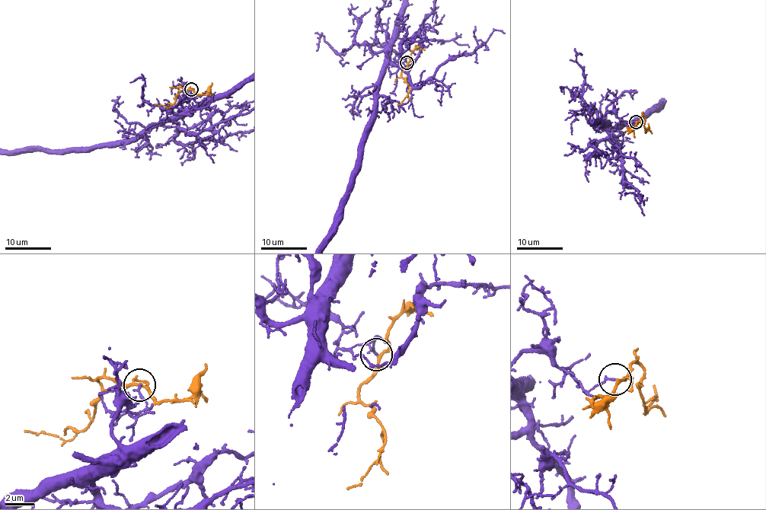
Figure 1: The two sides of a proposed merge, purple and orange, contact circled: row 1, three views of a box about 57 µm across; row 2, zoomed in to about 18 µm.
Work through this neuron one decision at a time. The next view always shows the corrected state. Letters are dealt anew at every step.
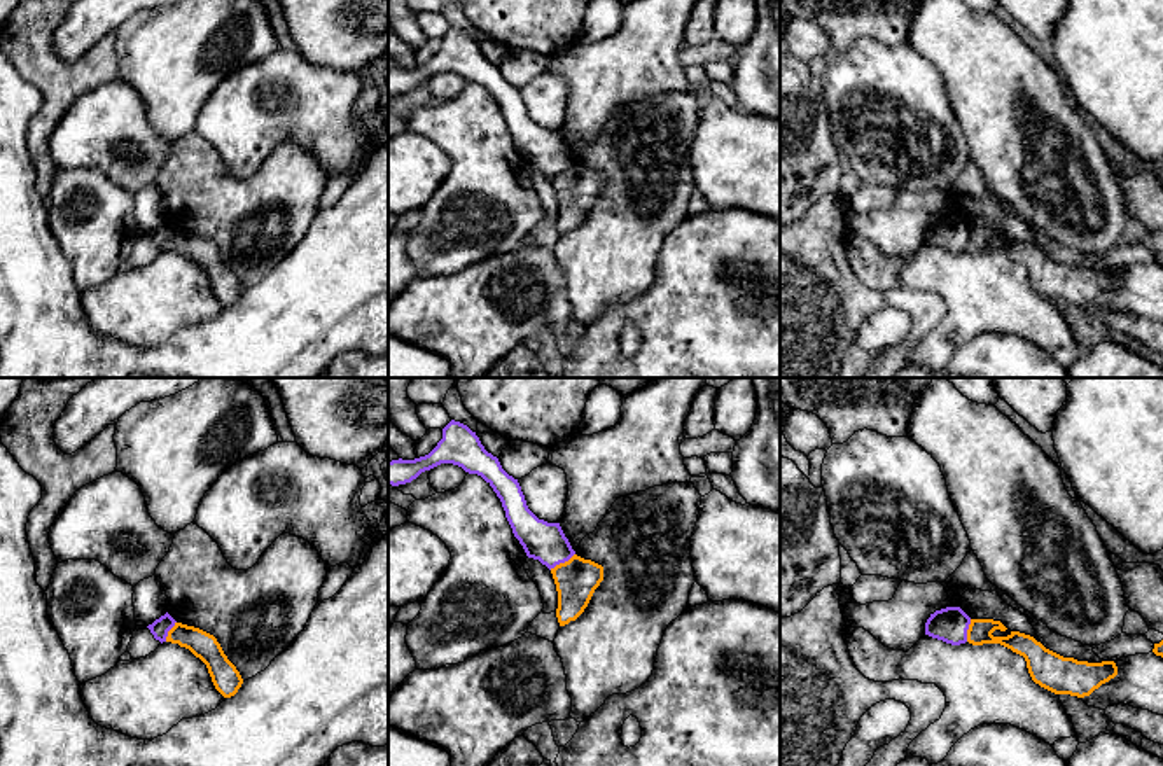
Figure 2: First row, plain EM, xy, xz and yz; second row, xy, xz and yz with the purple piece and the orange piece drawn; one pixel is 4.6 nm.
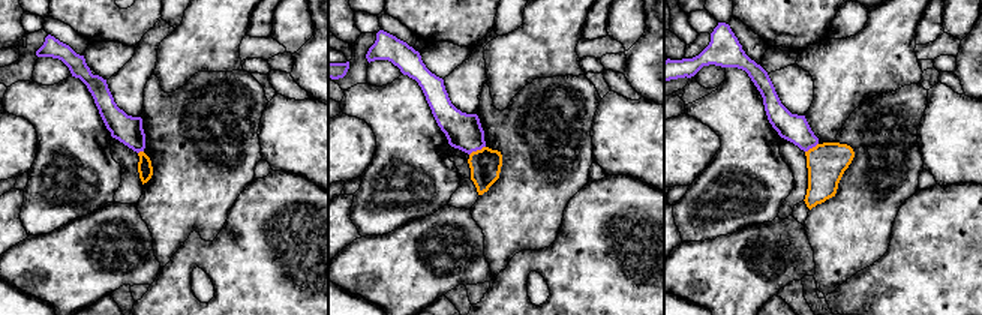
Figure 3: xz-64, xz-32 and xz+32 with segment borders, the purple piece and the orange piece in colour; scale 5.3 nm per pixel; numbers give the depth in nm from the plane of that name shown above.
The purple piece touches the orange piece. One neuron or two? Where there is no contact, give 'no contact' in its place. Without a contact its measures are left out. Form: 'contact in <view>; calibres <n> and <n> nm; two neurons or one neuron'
contact in xz; calibres 180 and 190 nm; two neurons

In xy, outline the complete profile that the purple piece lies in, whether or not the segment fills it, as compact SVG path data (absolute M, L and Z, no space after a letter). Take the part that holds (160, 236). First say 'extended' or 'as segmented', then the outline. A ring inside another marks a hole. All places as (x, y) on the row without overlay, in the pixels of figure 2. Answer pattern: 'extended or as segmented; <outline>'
as segmented; M166 220L164 224L161 224L159 227L156 227L147 236L154 243L154 247L163 252L163 250L166 250L168 240L175 234L175 231L177 229Z

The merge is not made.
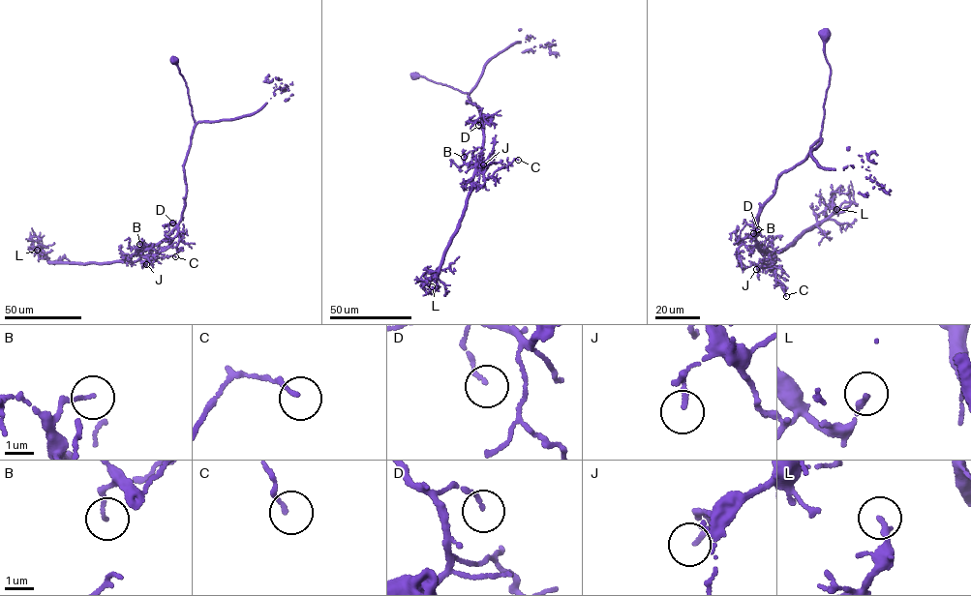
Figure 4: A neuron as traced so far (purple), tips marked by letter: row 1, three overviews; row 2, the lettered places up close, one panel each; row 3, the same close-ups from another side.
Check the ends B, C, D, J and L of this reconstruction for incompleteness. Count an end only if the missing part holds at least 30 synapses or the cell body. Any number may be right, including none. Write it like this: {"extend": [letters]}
{"extend": []}

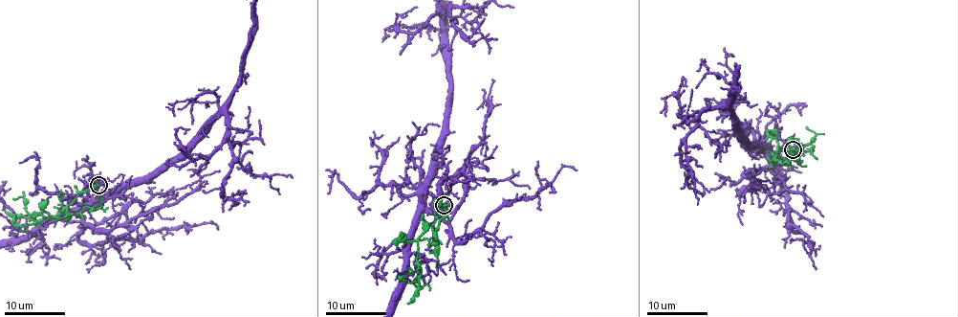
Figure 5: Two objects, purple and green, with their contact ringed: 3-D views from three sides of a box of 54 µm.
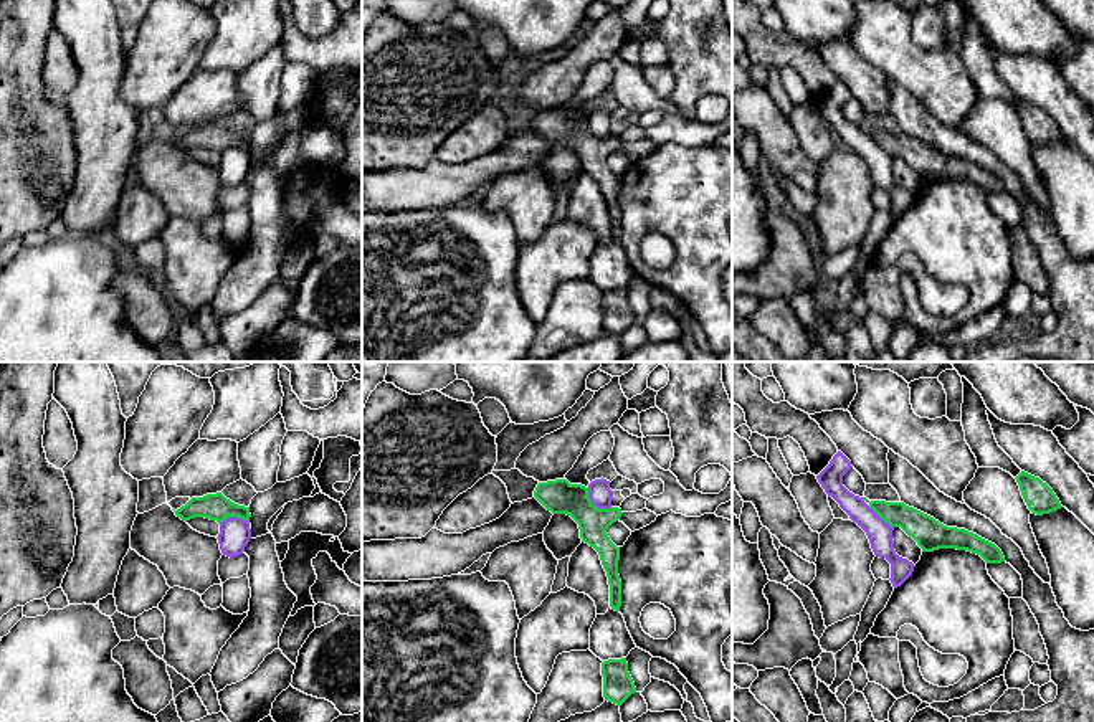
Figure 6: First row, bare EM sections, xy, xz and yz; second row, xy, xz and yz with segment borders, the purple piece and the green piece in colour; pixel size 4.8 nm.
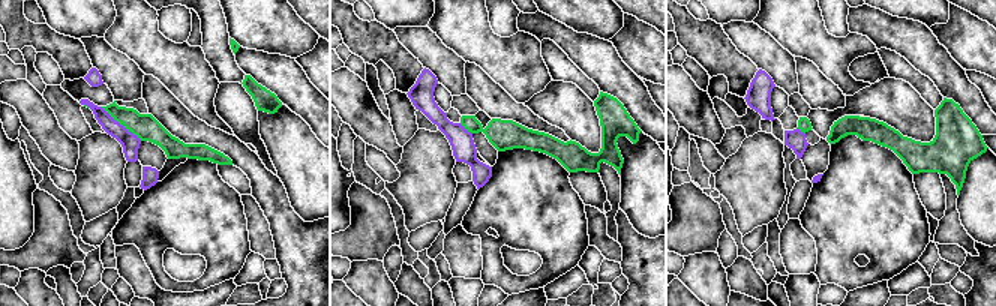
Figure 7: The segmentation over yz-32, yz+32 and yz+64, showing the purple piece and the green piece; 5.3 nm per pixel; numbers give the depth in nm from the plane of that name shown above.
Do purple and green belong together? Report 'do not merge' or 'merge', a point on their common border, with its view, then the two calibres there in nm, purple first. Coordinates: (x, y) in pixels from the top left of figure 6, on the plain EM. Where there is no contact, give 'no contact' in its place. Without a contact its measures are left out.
do not merge; contact xz (594, 134); calibres 110 and 170 nm

